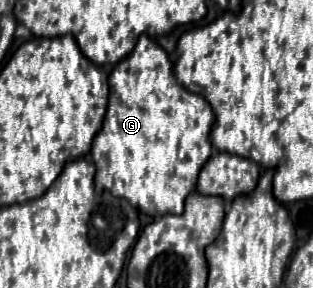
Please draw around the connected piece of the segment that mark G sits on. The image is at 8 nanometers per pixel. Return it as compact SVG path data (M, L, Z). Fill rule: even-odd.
M141 35L133 53L117 63L109 75L109 107L105 113L105 123L91 147L91 159L97 167L97 189L127 199L133 207L141 209L149 217L163 217L165 213L181 215L185 197L197 189L201 167L213 157L213 109L205 97L187 91L175 81L173 65L167 53L153 39Z

